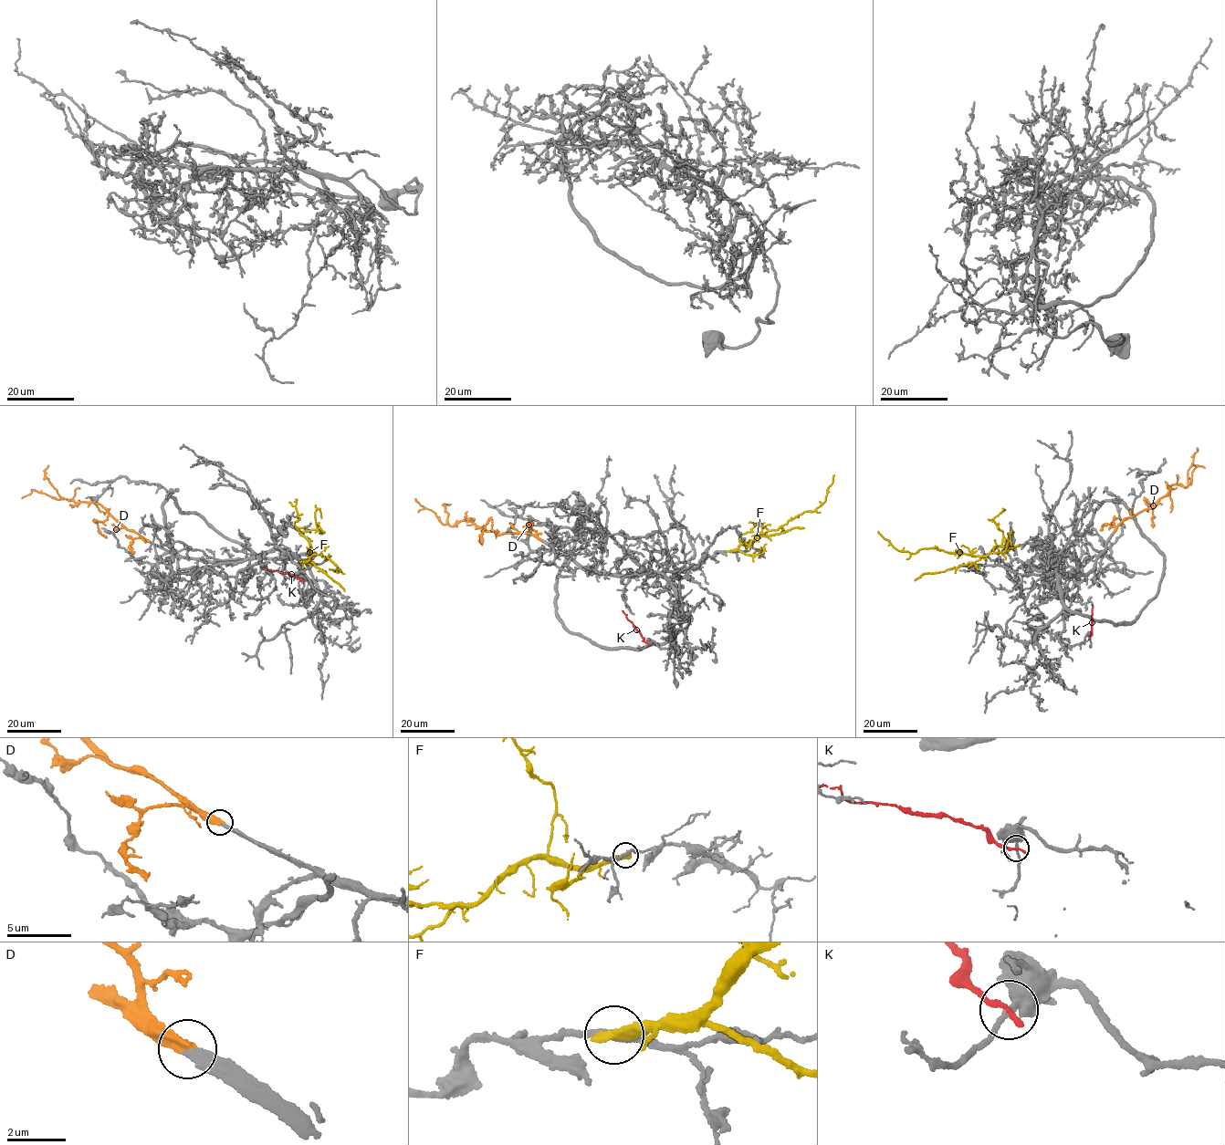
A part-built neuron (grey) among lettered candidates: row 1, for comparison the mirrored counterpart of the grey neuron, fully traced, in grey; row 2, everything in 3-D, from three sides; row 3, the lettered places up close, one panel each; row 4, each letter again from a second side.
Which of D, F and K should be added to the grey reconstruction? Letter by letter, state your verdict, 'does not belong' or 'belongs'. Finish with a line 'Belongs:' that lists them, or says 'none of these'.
D: belongs
F: does not belong
K: does not belong
Belongs: D

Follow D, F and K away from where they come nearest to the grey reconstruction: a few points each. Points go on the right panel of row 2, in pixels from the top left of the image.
D: (1113, 532), (1130, 515), (1156, 504), (1172, 484), (1191, 484), (1192, 472), (1198, 465), (1192, 463)
F: (1017, 546), (1000, 546), (987, 555), (975, 556), (936, 548), (923, 548), (911, 553), (894, 548), (878, 531)
K: (1089, 638), (1093, 604)

